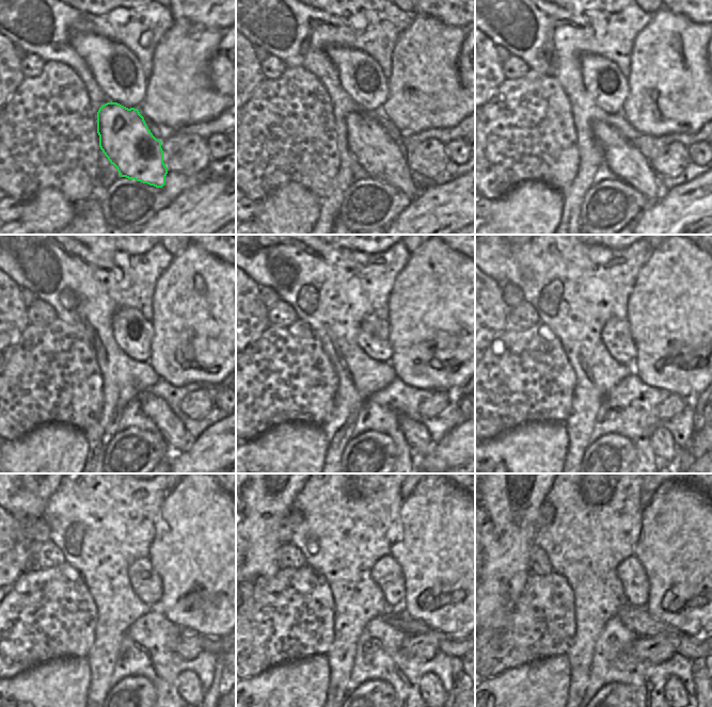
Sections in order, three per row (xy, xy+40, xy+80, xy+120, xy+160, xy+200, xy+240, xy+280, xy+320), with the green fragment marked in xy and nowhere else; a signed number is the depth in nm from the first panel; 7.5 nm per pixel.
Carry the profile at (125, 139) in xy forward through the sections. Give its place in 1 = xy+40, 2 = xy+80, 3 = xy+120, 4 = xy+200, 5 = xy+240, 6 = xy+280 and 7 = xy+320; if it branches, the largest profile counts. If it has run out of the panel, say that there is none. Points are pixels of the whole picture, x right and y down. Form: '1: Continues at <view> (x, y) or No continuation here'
1: Continues at xy+40 (381, 157)
2: Continues at xy+80 (622, 158)
3: Continues at xy+120 (173, 431)
4: Continues at xy+200 (662, 442)
5: Continues at xy+240 (189, 687)
6: Continues at xy+280 (431, 690)
7: Continues at xy+320 (674, 690).

